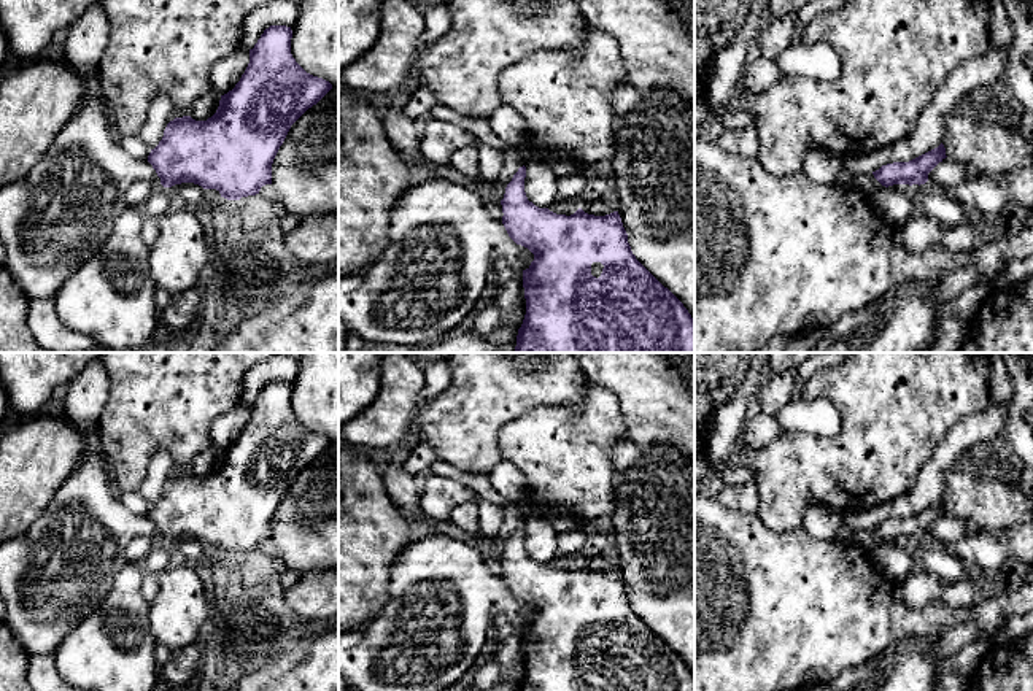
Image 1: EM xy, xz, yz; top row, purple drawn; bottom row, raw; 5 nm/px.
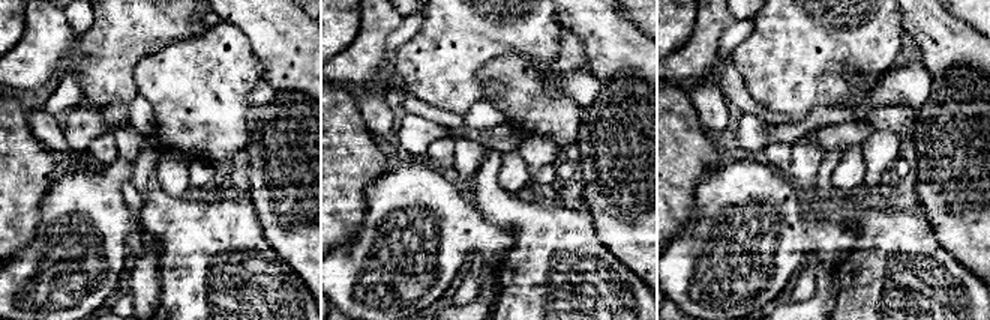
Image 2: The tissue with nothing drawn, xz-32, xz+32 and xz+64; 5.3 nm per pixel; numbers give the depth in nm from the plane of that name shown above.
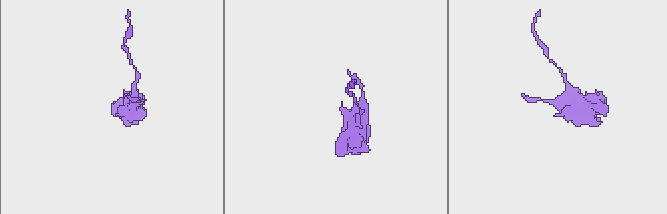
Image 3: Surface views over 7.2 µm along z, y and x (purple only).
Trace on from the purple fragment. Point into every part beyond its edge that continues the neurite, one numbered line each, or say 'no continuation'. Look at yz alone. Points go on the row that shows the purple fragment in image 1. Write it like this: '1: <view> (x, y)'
no continuation

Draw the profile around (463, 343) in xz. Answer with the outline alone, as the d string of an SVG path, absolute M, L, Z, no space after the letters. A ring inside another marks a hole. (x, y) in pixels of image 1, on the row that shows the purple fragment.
M356 334L346 335L343 353L501 353L488 340L464 334L455 338L440 338L429 345L407 346L383 342L369 342Z

